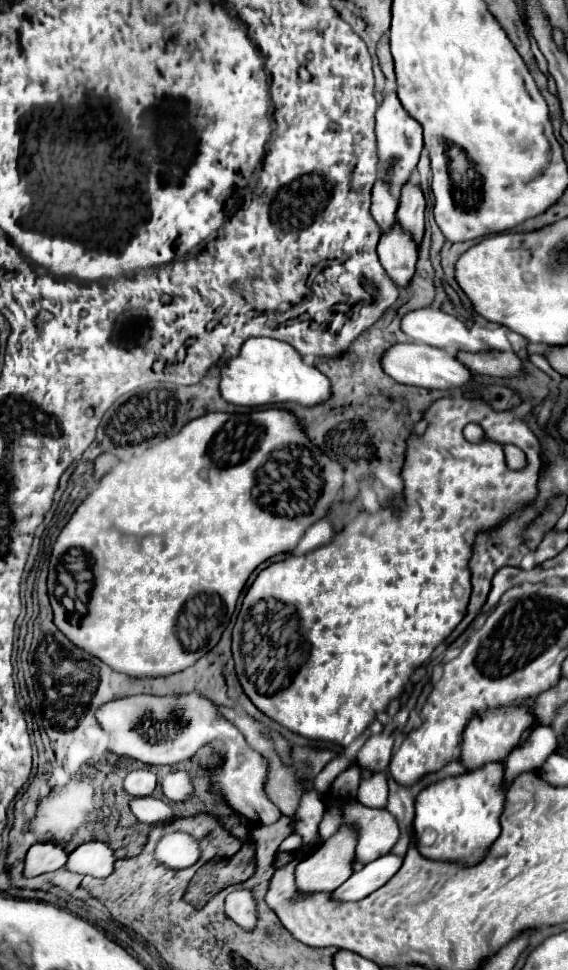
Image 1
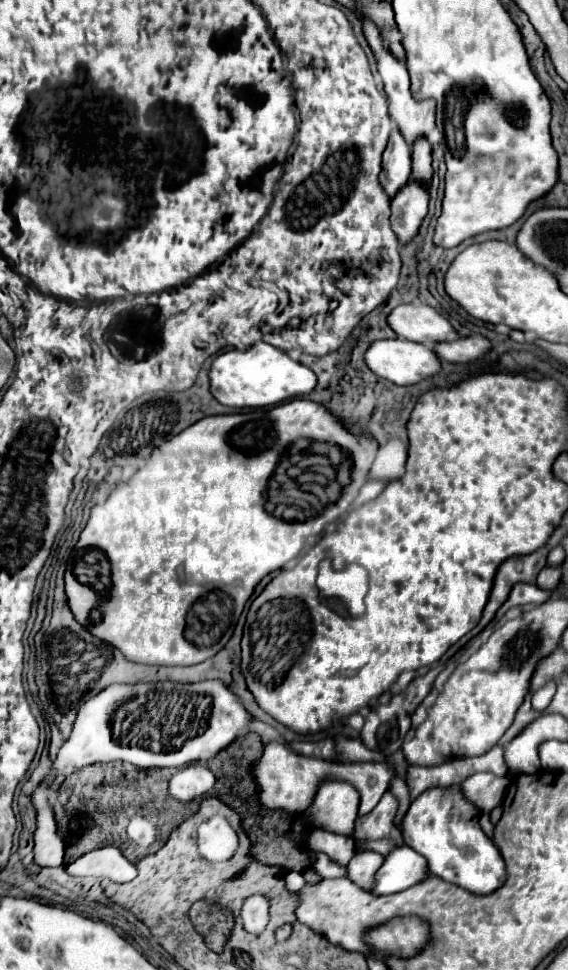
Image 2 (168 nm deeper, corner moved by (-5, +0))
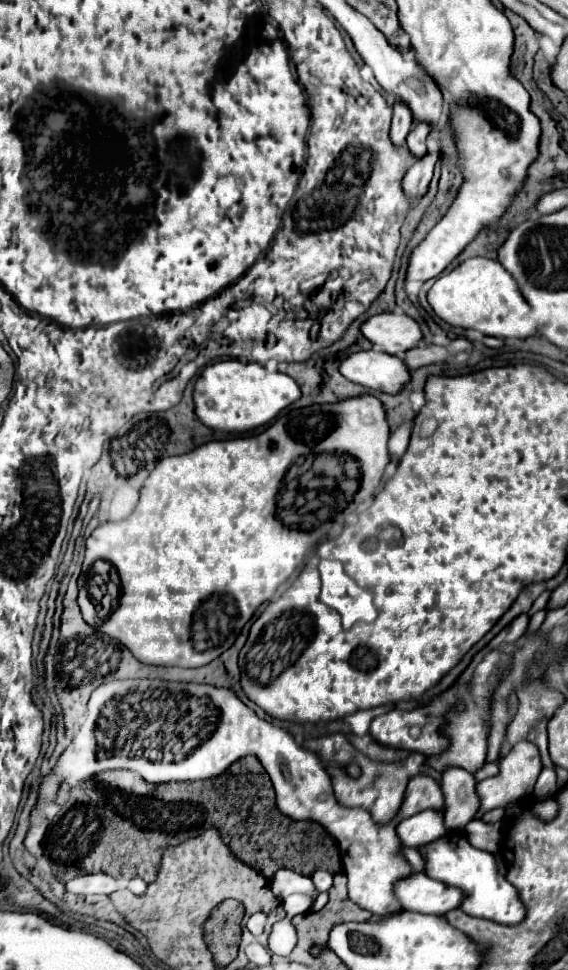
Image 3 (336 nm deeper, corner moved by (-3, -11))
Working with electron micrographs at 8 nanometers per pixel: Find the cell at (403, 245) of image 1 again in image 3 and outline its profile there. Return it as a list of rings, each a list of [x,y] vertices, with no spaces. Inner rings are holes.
[[[433,151],[413,161],[413,165],[407,169],[407,175],[403,179],[403,189],[407,191],[407,195],[415,199],[421,199],[425,195],[429,181],[433,177],[433,167],[439,161],[439,157],[441,157],[441,151]]]

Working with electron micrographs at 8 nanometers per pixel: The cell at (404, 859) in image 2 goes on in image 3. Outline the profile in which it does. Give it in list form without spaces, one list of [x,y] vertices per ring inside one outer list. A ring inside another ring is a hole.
[[[417,873],[413,879],[403,879],[403,883],[395,887],[395,895],[405,911],[423,915],[445,915],[457,909],[463,901],[463,891],[459,887],[439,883],[425,873]]]

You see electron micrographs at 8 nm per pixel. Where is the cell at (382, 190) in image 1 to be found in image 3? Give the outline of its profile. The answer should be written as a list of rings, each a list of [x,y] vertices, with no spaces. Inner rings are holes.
[[[397,101],[393,107],[391,141],[395,141],[395,145],[403,145],[407,133],[411,131],[411,125],[413,125],[413,115],[411,115],[409,107],[403,101]]]

